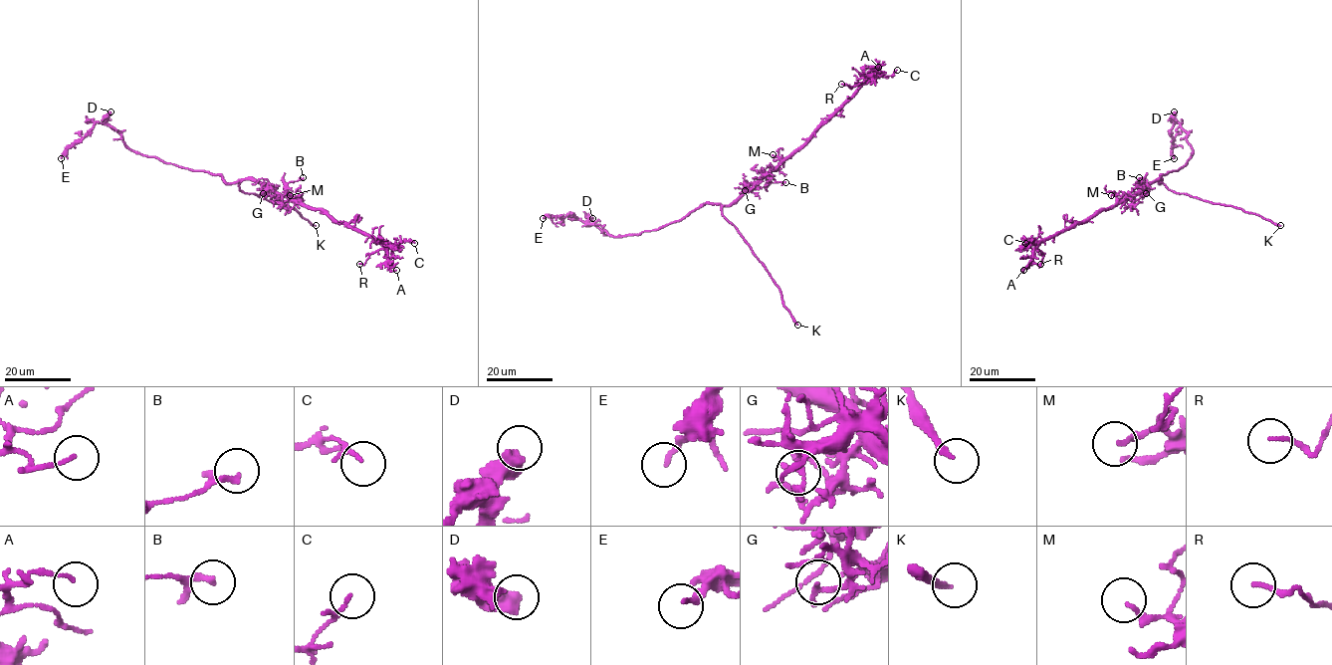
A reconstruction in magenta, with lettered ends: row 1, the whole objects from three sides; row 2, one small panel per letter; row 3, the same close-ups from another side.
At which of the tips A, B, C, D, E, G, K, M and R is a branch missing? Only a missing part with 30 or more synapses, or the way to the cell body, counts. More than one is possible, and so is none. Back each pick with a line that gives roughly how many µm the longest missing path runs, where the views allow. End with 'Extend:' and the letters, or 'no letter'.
D: about 15 µm are missing
K: about 25 µm are missing
Extend: D, K

